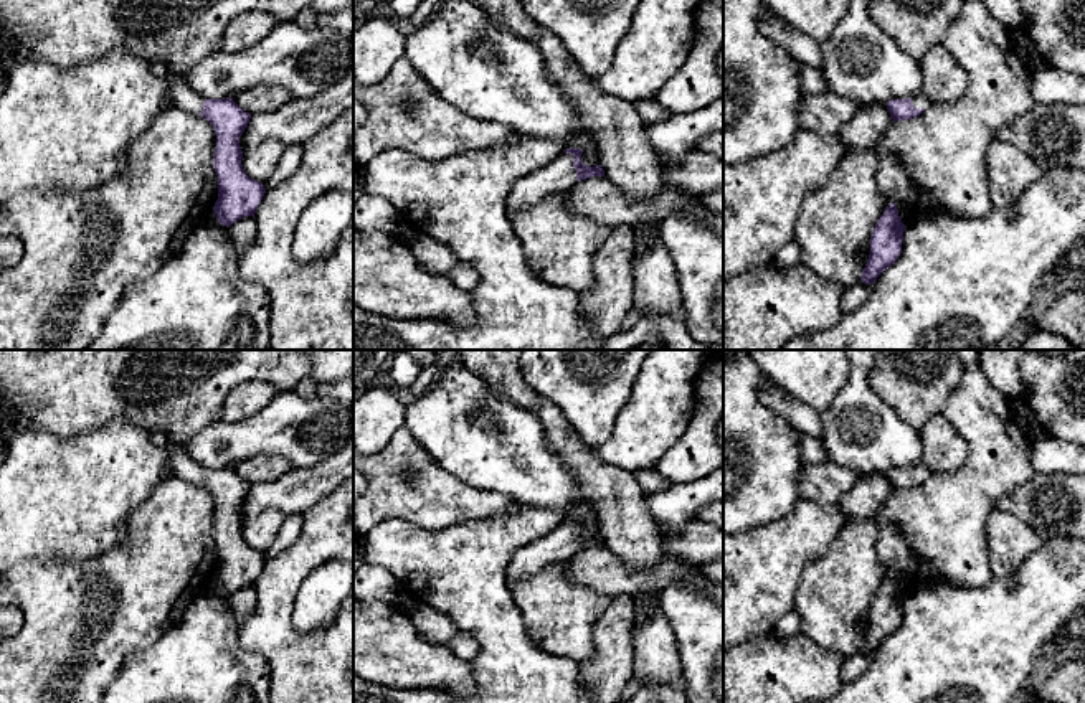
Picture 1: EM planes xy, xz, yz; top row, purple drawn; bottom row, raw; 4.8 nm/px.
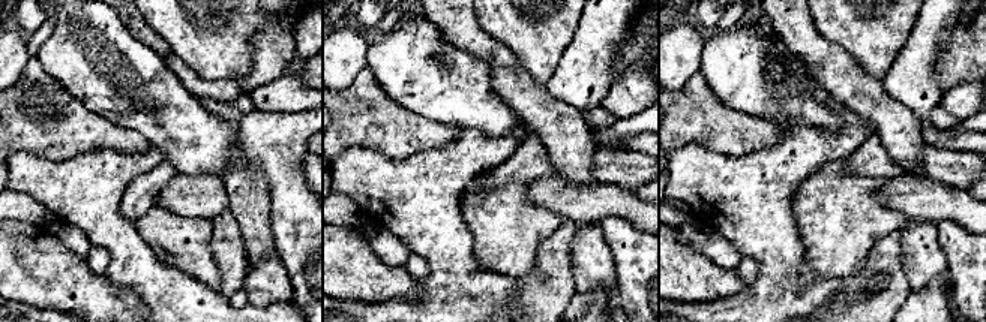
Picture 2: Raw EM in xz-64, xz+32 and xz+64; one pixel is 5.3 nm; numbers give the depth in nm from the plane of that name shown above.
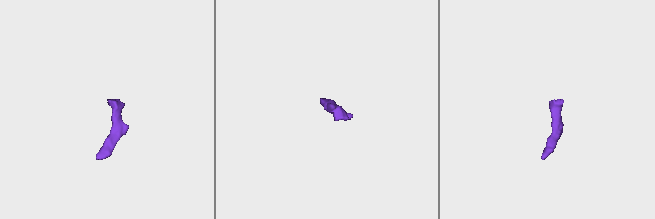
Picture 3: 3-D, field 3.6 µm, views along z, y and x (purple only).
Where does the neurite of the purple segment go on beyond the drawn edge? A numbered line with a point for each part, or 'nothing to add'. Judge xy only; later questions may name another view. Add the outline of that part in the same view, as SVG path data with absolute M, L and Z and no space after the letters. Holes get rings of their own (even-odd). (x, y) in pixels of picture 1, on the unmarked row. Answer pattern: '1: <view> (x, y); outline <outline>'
1: xy (182, 466); outline M167 446L168 449L168 469L172 477L200 485L205 474L205 467L193 460L182 446Z

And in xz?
1: xz (560, 543); outline M561 523L557 530L520 548L509 568L507 583L525 581L542 568L576 554L576 540L573 538L573 523Z

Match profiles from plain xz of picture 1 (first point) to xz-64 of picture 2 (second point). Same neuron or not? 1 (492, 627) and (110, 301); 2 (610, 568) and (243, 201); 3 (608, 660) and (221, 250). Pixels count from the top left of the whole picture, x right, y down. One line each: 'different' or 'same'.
1: different
2: different
3: same

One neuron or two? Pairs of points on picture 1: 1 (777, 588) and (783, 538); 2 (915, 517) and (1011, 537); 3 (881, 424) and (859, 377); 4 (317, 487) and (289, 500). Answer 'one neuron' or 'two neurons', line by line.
1: one neuron
2: two neurons
3: one neuron
4: one neuron

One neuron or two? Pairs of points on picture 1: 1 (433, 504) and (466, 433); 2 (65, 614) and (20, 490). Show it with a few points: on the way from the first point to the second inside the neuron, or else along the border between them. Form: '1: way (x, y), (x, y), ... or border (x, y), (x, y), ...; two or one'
1: border (420, 446), (445, 469), (483, 490); two
2: border (85, 558), (22, 560), (17, 563); two

